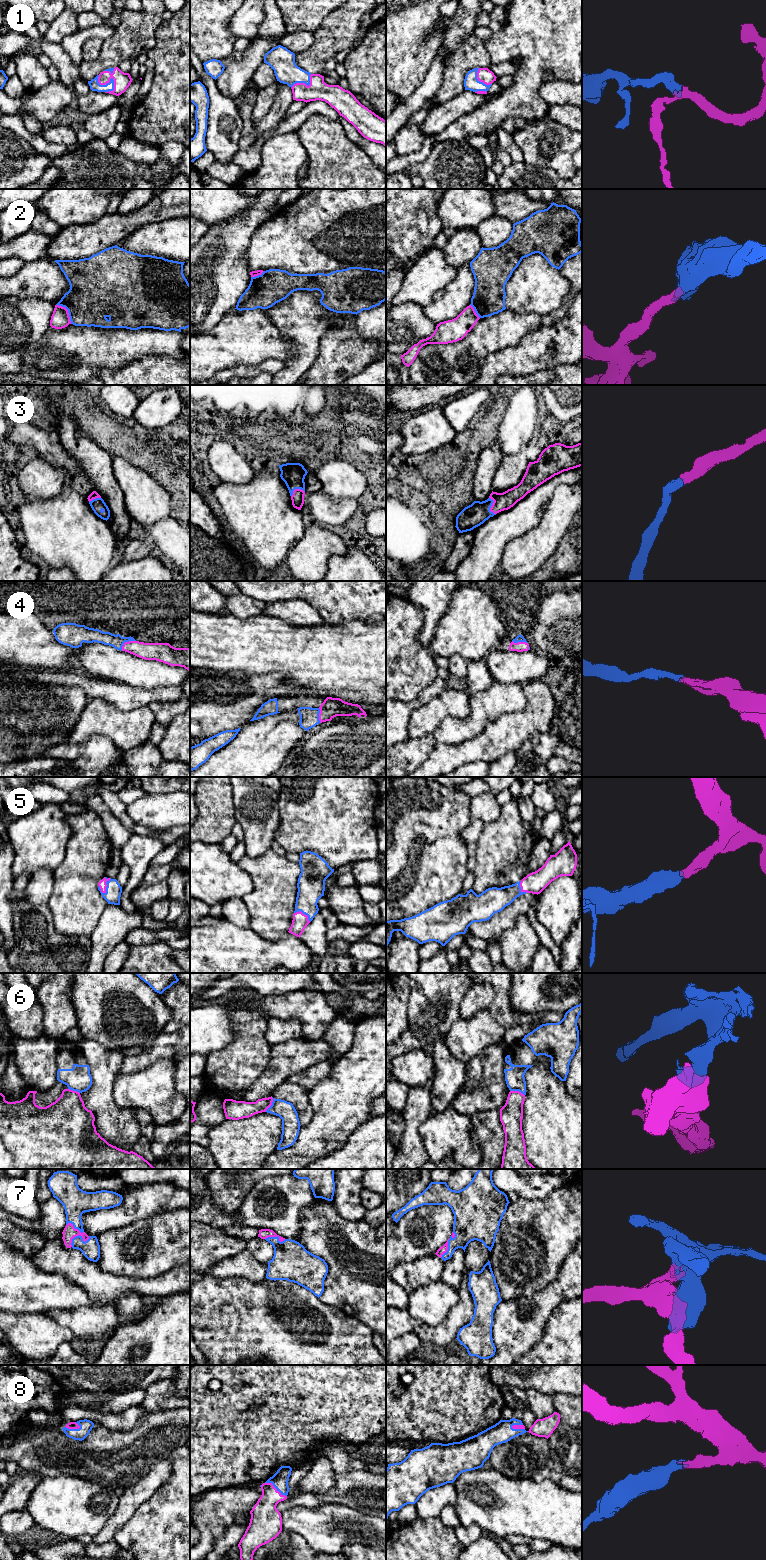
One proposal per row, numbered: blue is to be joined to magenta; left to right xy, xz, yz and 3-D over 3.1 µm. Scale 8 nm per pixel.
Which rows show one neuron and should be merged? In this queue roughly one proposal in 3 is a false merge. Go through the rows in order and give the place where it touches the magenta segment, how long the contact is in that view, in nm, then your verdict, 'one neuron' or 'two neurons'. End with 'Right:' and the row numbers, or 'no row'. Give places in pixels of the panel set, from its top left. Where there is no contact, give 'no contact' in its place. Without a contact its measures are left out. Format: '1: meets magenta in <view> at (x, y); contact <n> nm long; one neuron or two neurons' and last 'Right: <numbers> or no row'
1: meets magenta in xy at (107, 82); contact 180 nm long; one neuron
2: meets magenta in xy at (67, 311); contact 200 nm long; two neurons
3: meets magenta in yz at (491, 506); contact 150 nm long; one neuron
4: meets magenta in xy at (126, 642); contact 150 nm long; one neuron
5: meets magenta in xy at (106, 886); contact 140 nm long; one neuron
6: meets magenta in xz at (271, 1104); contact 130 nm long; two neurons
7: meets magenta in yz at (447, 1244); contact 240 nm long; one neuron
8: meets magenta in xz at (275, 1488); contact 200 nm long; one neuron
Right: 1, 3, 4, 5, 7, 8

